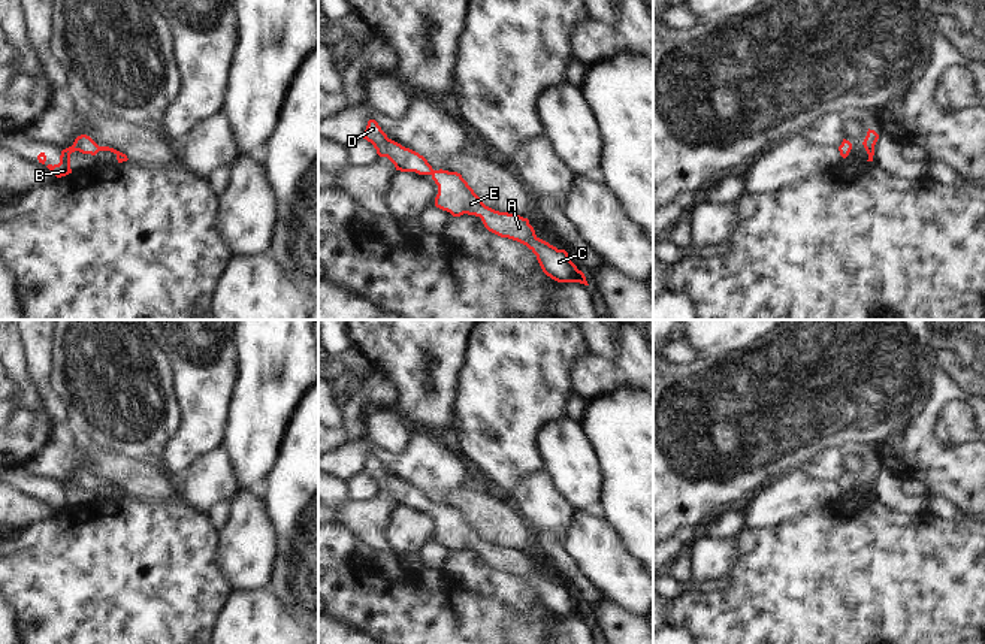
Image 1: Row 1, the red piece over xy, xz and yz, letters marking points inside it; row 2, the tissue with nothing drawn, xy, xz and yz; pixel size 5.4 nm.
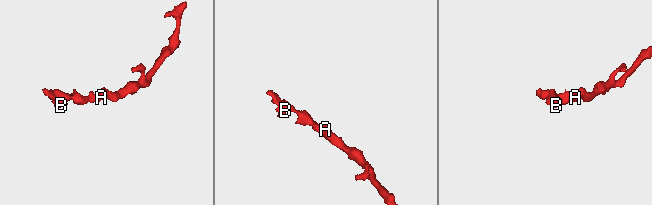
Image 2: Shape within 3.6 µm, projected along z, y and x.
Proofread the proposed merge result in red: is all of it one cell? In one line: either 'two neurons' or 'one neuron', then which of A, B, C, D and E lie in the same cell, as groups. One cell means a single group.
one neuron; groups A B C D E

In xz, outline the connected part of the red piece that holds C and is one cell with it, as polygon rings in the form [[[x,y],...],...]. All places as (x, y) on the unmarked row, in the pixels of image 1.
[[[375,454],[368,456],[362,472],[374,480],[380,492],[387,492],[396,505],[430,510],[438,520],[436,542],[453,551],[463,548],[480,551],[489,566],[526,580],[537,590],[543,607],[552,614],[589,620],[584,608],[569,595],[565,584],[558,584],[540,574],[528,553],[486,541],[460,508],[433,505],[423,490],[389,474]]]

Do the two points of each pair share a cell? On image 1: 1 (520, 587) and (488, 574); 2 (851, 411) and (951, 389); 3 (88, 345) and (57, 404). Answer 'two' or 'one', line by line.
1: one
2: two
3: two

